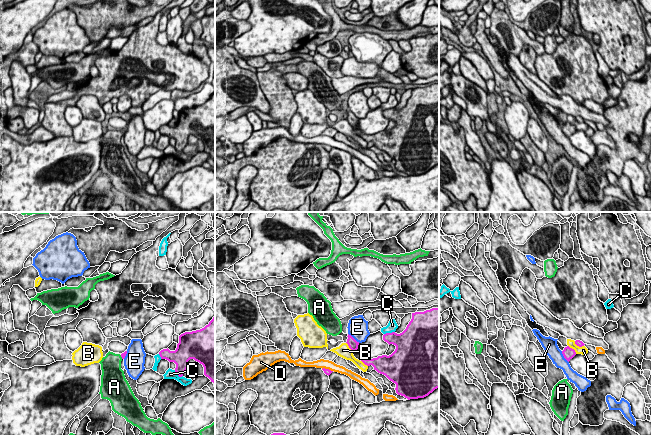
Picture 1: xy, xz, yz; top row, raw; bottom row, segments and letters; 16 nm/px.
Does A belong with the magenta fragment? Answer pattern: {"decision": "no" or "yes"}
{"decision": "yes"}

